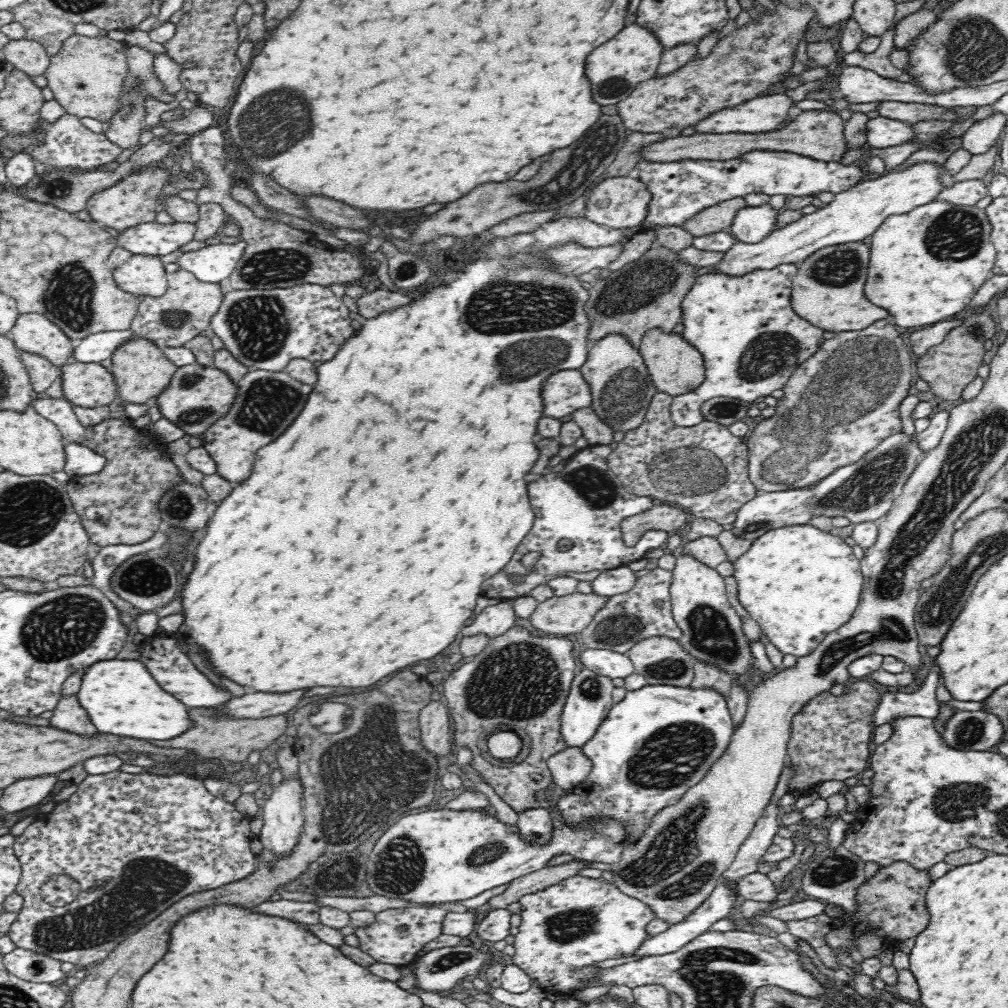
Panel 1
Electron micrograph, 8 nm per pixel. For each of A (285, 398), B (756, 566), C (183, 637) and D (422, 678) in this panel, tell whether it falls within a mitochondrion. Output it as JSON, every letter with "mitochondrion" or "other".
{"A":"mitochondrion","B":"other","C":"other","D":"other"}

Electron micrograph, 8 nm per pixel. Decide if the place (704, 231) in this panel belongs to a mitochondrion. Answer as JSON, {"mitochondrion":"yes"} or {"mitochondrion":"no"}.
{"mitochondrion":"no"}

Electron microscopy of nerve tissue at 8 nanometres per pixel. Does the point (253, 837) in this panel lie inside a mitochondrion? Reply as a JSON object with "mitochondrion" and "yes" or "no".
{"mitochondrion":"no"}

